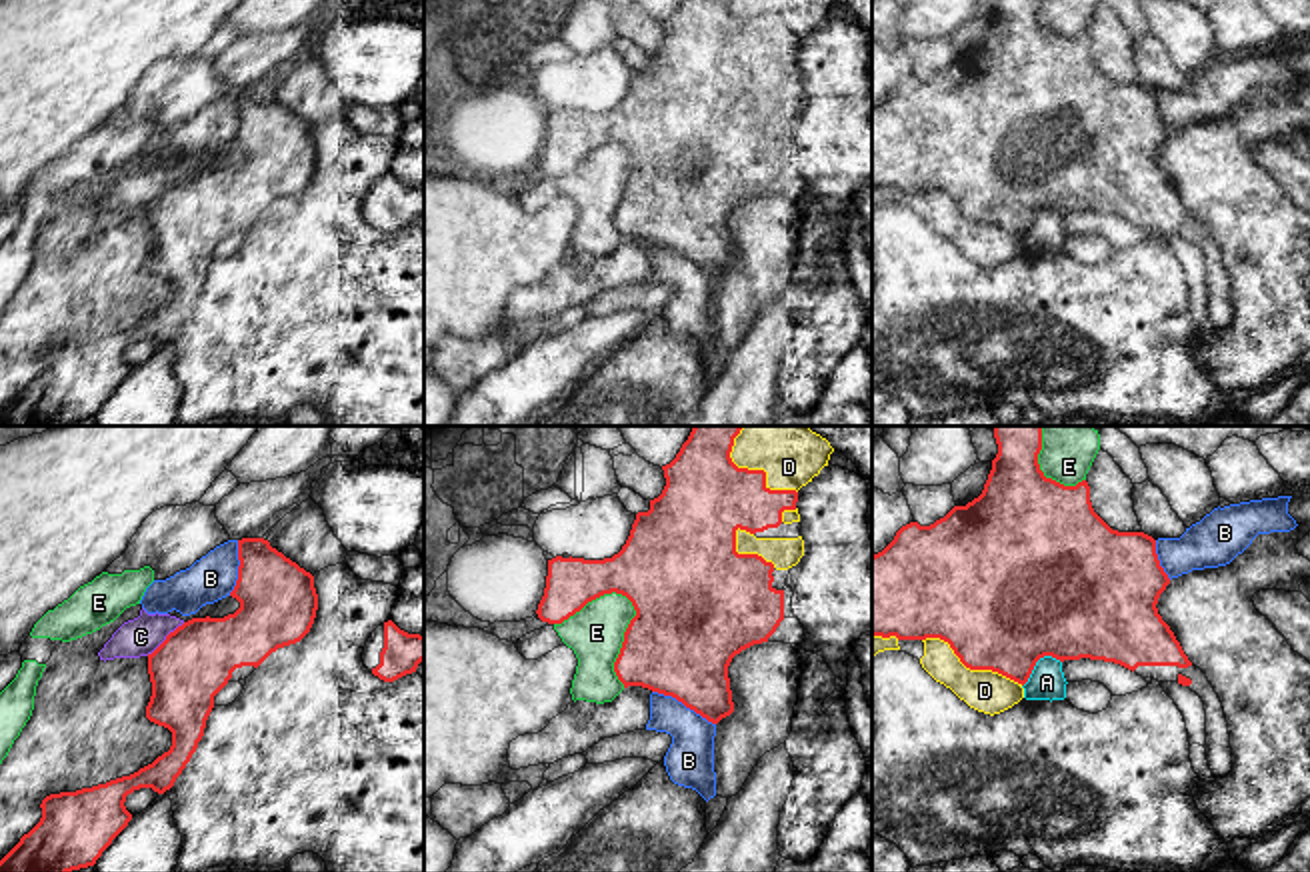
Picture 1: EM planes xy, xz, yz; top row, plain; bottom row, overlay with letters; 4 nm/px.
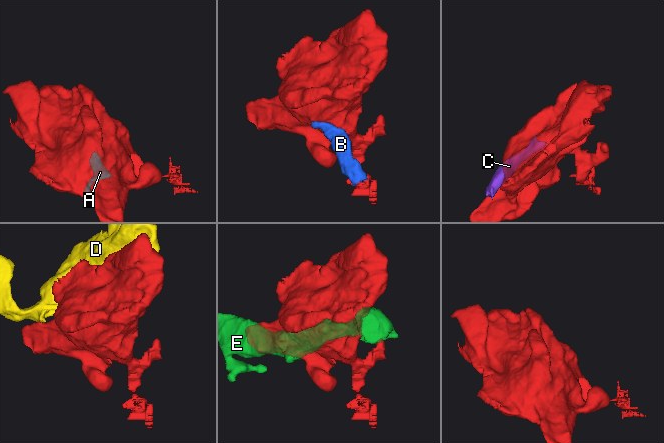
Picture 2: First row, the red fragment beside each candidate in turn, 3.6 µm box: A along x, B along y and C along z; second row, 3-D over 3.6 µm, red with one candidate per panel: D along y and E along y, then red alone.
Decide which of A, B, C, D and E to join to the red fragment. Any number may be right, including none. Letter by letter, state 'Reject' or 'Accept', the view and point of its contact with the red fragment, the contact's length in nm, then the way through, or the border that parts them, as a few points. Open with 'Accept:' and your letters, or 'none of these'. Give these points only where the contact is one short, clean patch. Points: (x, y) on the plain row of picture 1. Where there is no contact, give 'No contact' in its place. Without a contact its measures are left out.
Accept: none of these
A: Reject. Touches red at yz (1036, 212). Shared border 190 nm
B: Reject. Touches red at xz (684, 256). Shared border 300 nm
C: Reject. Touches red at xy (166, 190). Shared border 200 nm
D: Reject. Touches red at yz (970, 220). Shared border 440 nm
E: Reject. Touches red at xz (624, 188). Shared border 400 nm

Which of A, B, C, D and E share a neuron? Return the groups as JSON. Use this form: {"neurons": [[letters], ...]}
{"neurons": [["A"], ["B", "C", "D"], ["E"]]}

